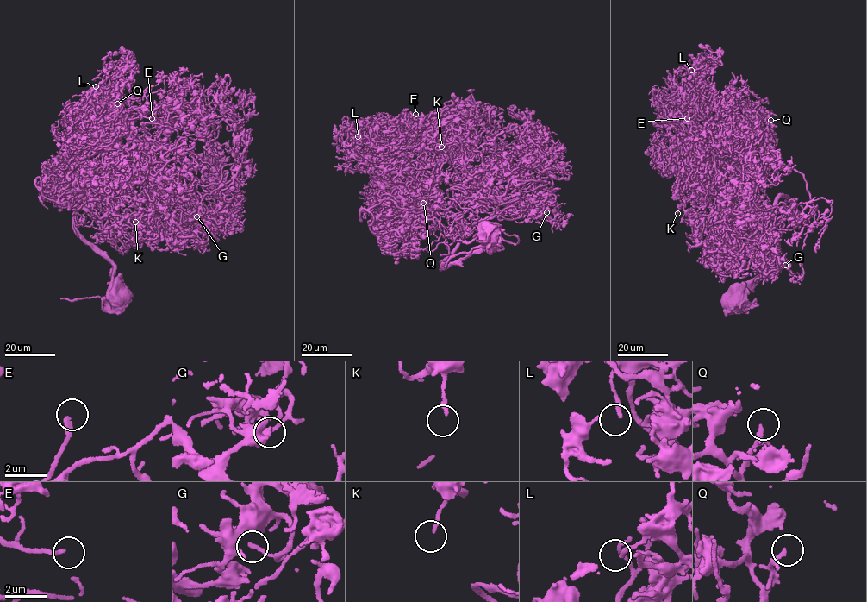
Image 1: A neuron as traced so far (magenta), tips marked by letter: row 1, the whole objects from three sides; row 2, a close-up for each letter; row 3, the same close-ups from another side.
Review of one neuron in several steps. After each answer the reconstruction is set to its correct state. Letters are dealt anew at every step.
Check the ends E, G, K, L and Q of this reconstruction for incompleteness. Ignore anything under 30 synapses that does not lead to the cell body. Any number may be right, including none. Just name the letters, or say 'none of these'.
E, Q

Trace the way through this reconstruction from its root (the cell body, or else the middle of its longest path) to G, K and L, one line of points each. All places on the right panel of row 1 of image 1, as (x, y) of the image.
G: (732, 300), (739, 289), (758, 275), (782, 209), (789, 200), (782, 197), (771, 210), (758, 253), (785, 265)
K: (732, 300), (758, 275), (789, 200), (780, 195), (762, 210), (694, 185), (676, 191), (677, 213)
L: (732, 300), (758, 275), (789, 200), (780, 195), (761, 210), (745, 176), (713, 153), (703, 75), (691, 70)

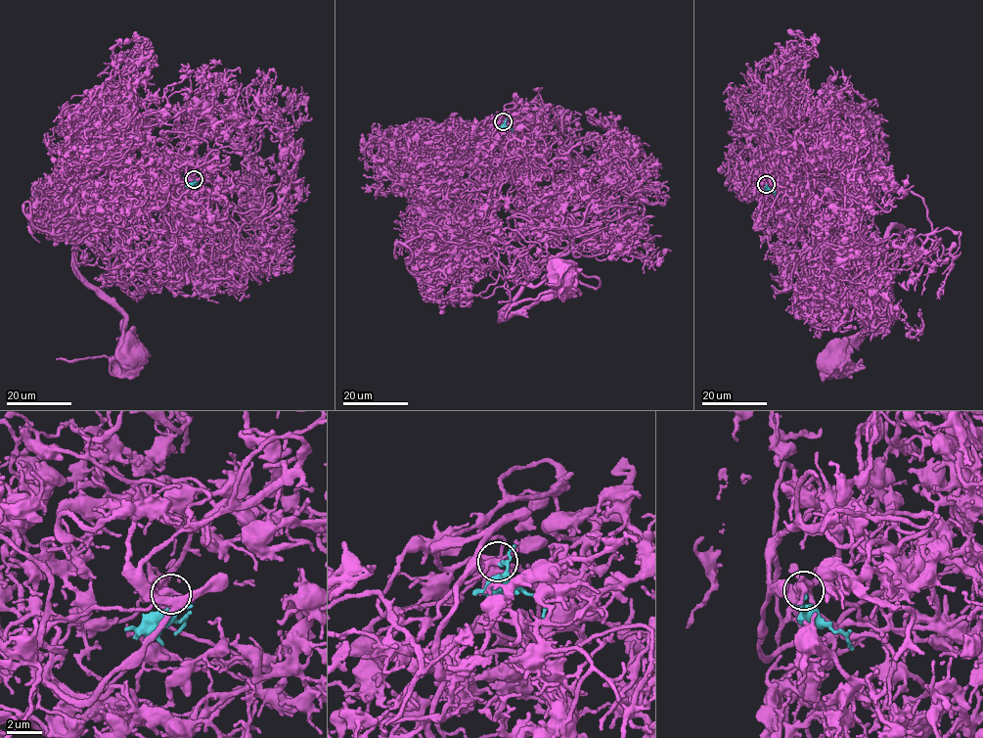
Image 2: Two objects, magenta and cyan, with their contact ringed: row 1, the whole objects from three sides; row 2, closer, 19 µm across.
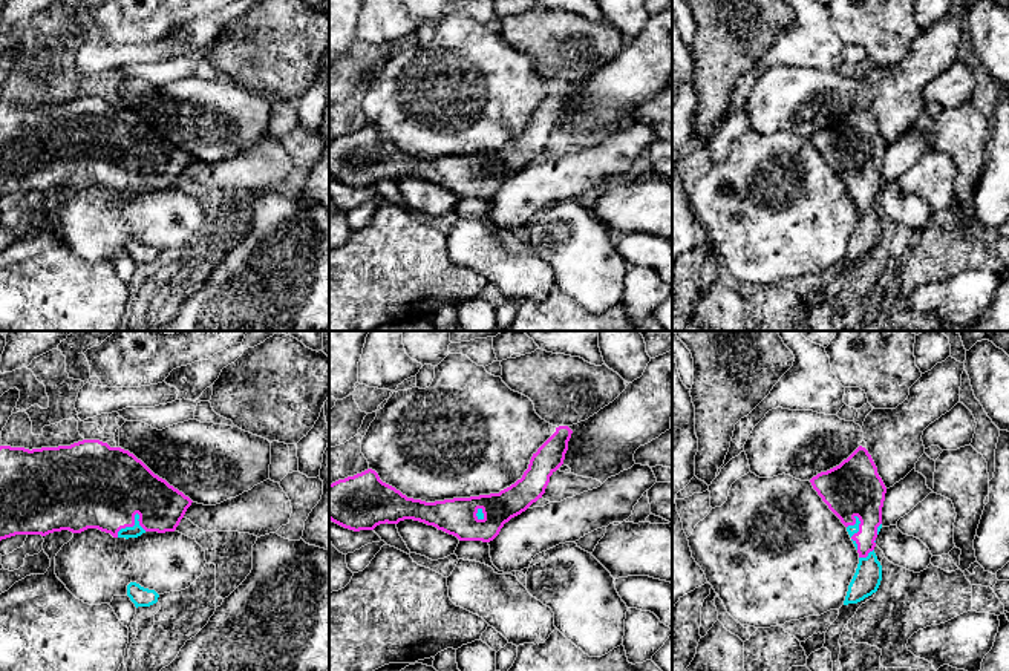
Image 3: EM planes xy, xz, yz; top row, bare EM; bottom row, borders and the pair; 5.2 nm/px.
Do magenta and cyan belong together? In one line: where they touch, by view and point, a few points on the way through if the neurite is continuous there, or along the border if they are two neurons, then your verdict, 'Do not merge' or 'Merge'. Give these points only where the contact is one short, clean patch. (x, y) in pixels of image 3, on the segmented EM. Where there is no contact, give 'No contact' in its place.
Touches magenta at xy (129, 526). Path across: xy (103, 487), (129, 513), (129, 526), (137, 530). Merge

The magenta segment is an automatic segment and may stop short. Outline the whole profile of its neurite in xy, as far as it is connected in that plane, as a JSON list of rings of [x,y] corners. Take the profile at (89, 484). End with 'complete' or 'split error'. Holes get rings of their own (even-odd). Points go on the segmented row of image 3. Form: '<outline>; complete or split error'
[[[100,440],[70,446],[24,449],[0,446],[0,541],[15,535],[41,535],[98,529],[113,538],[138,538],[145,532],[175,532],[191,499],[155,475],[141,460]]]; split error

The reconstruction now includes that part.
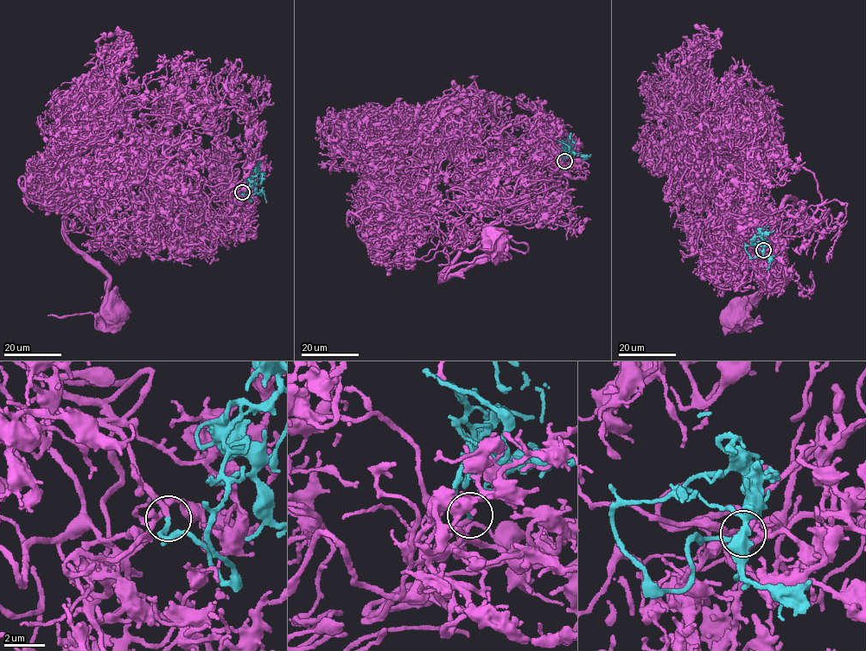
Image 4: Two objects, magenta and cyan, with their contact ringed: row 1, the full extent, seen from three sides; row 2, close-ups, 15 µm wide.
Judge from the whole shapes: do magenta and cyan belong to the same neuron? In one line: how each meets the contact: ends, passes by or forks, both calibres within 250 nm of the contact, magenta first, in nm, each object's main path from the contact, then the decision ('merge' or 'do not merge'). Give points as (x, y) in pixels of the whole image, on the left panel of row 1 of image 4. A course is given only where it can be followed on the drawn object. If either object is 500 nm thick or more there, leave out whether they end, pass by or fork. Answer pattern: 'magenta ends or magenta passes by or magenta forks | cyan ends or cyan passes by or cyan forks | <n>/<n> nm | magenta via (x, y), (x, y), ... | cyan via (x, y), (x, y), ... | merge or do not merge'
magenta forks | cyan ends | 130/200 nm | magenta via (242, 191), (227, 176), (194, 177), (145, 216), (124, 173), (84, 187), (66, 236), (107, 277), (108, 314) | cyan via (241, 192), (250, 201), (247, 194), (250, 180), (257, 171), (264, 172), (257, 185) | merge

